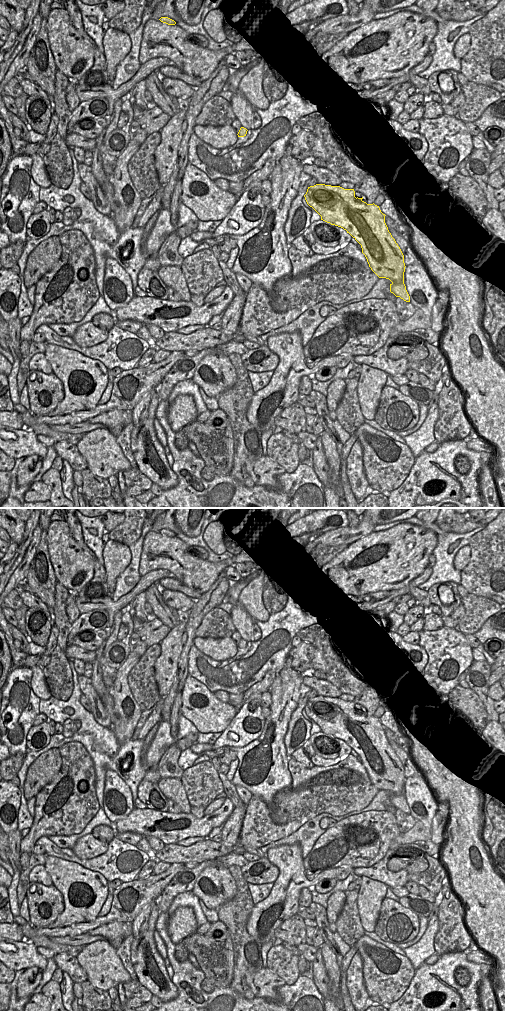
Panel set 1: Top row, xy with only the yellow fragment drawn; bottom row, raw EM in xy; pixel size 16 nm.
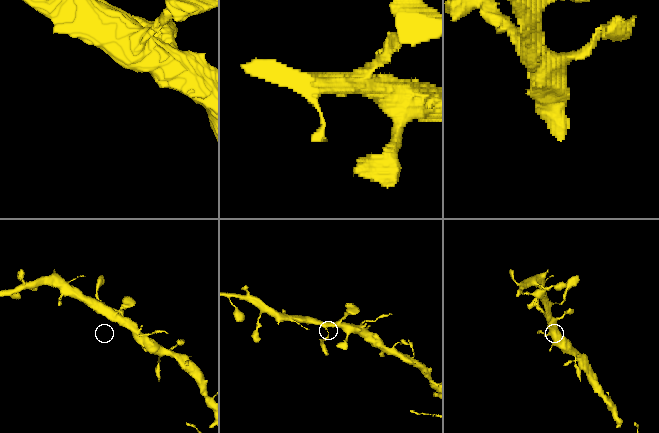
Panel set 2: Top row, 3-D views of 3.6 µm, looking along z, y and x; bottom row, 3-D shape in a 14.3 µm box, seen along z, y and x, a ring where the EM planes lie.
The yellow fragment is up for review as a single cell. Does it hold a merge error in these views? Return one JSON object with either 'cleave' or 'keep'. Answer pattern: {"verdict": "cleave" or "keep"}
{"verdict": "keep"}

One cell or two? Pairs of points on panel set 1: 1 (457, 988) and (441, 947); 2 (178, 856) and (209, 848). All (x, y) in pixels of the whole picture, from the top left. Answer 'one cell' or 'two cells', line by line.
1: two cells
2: one cell

